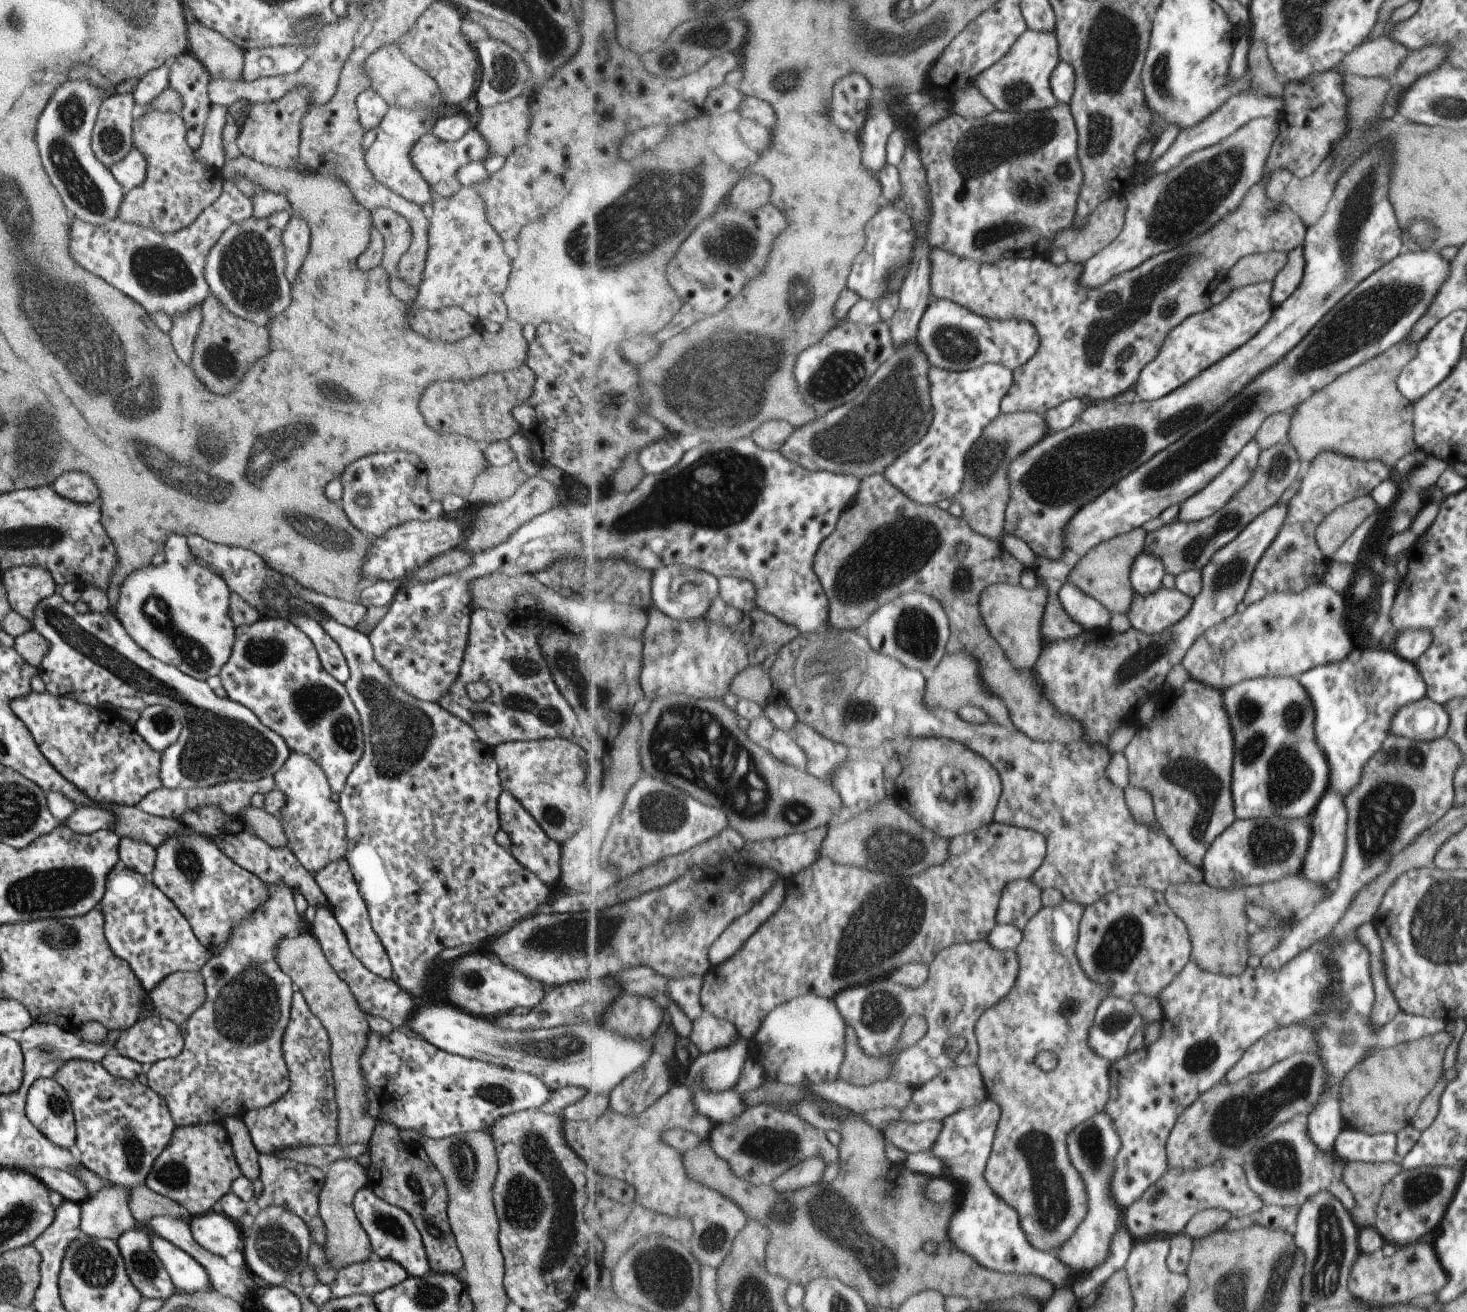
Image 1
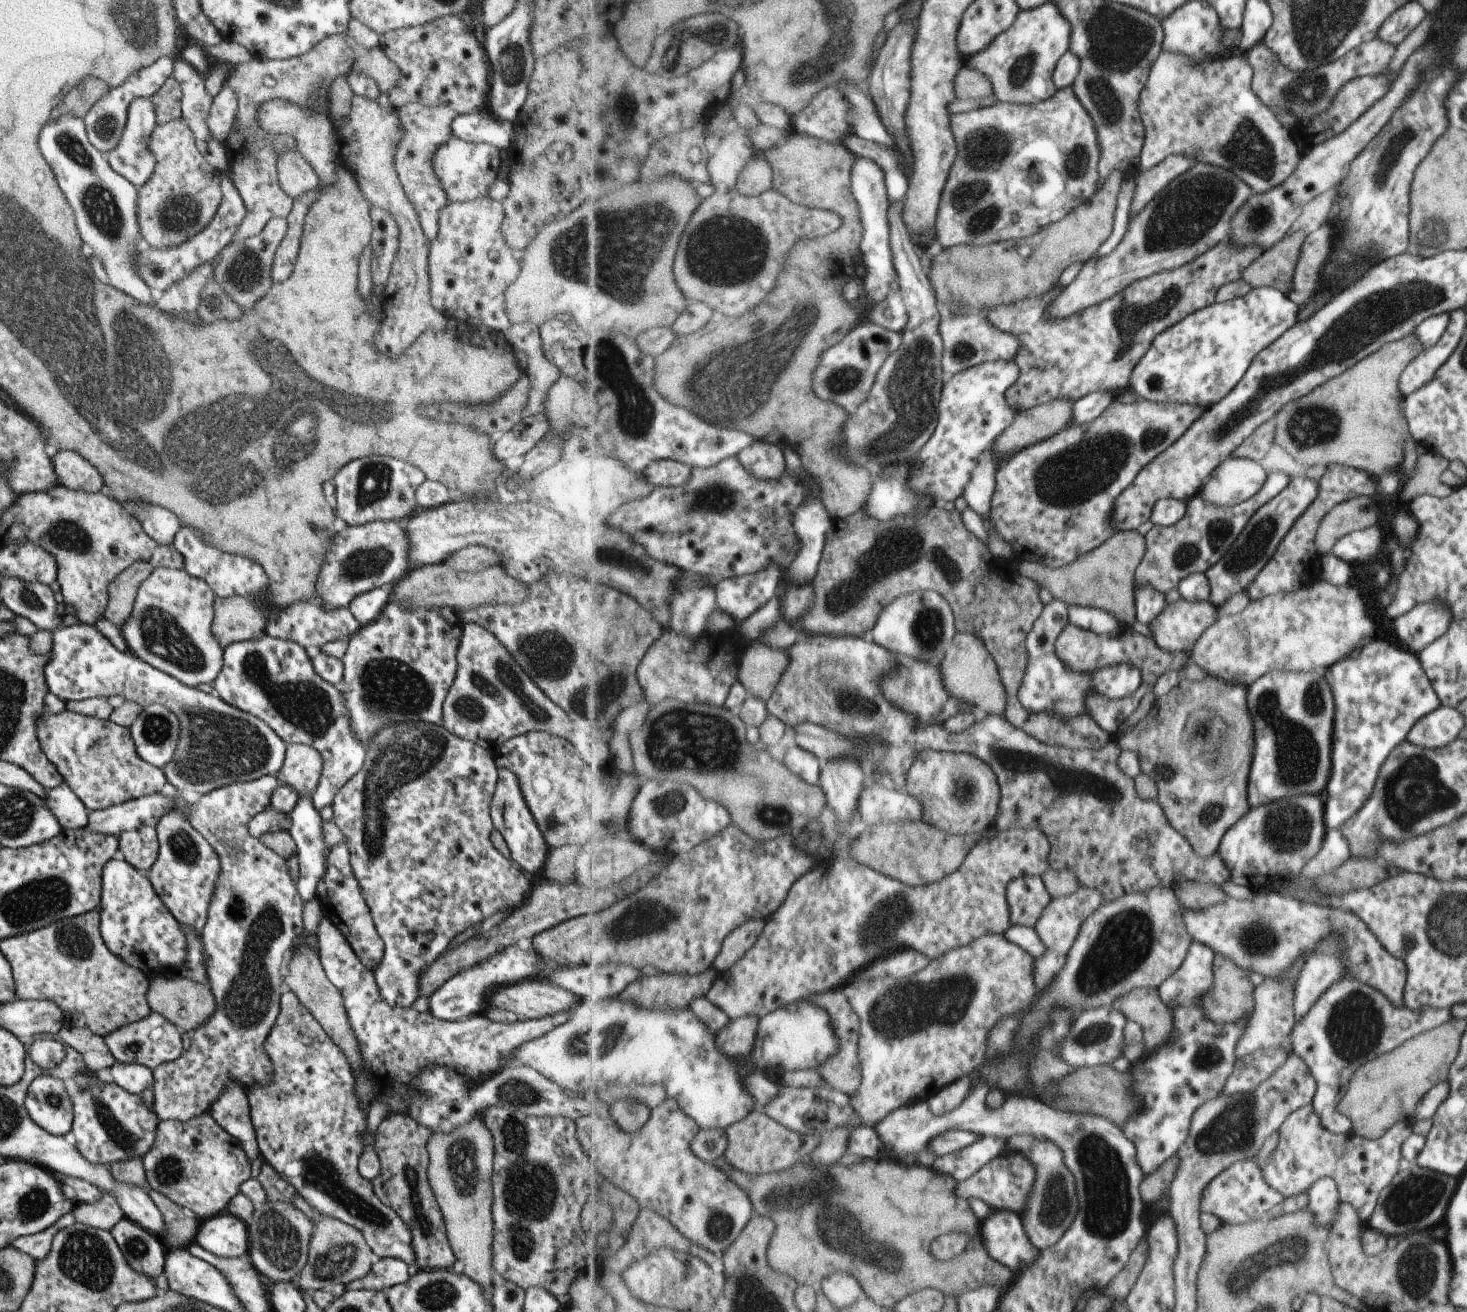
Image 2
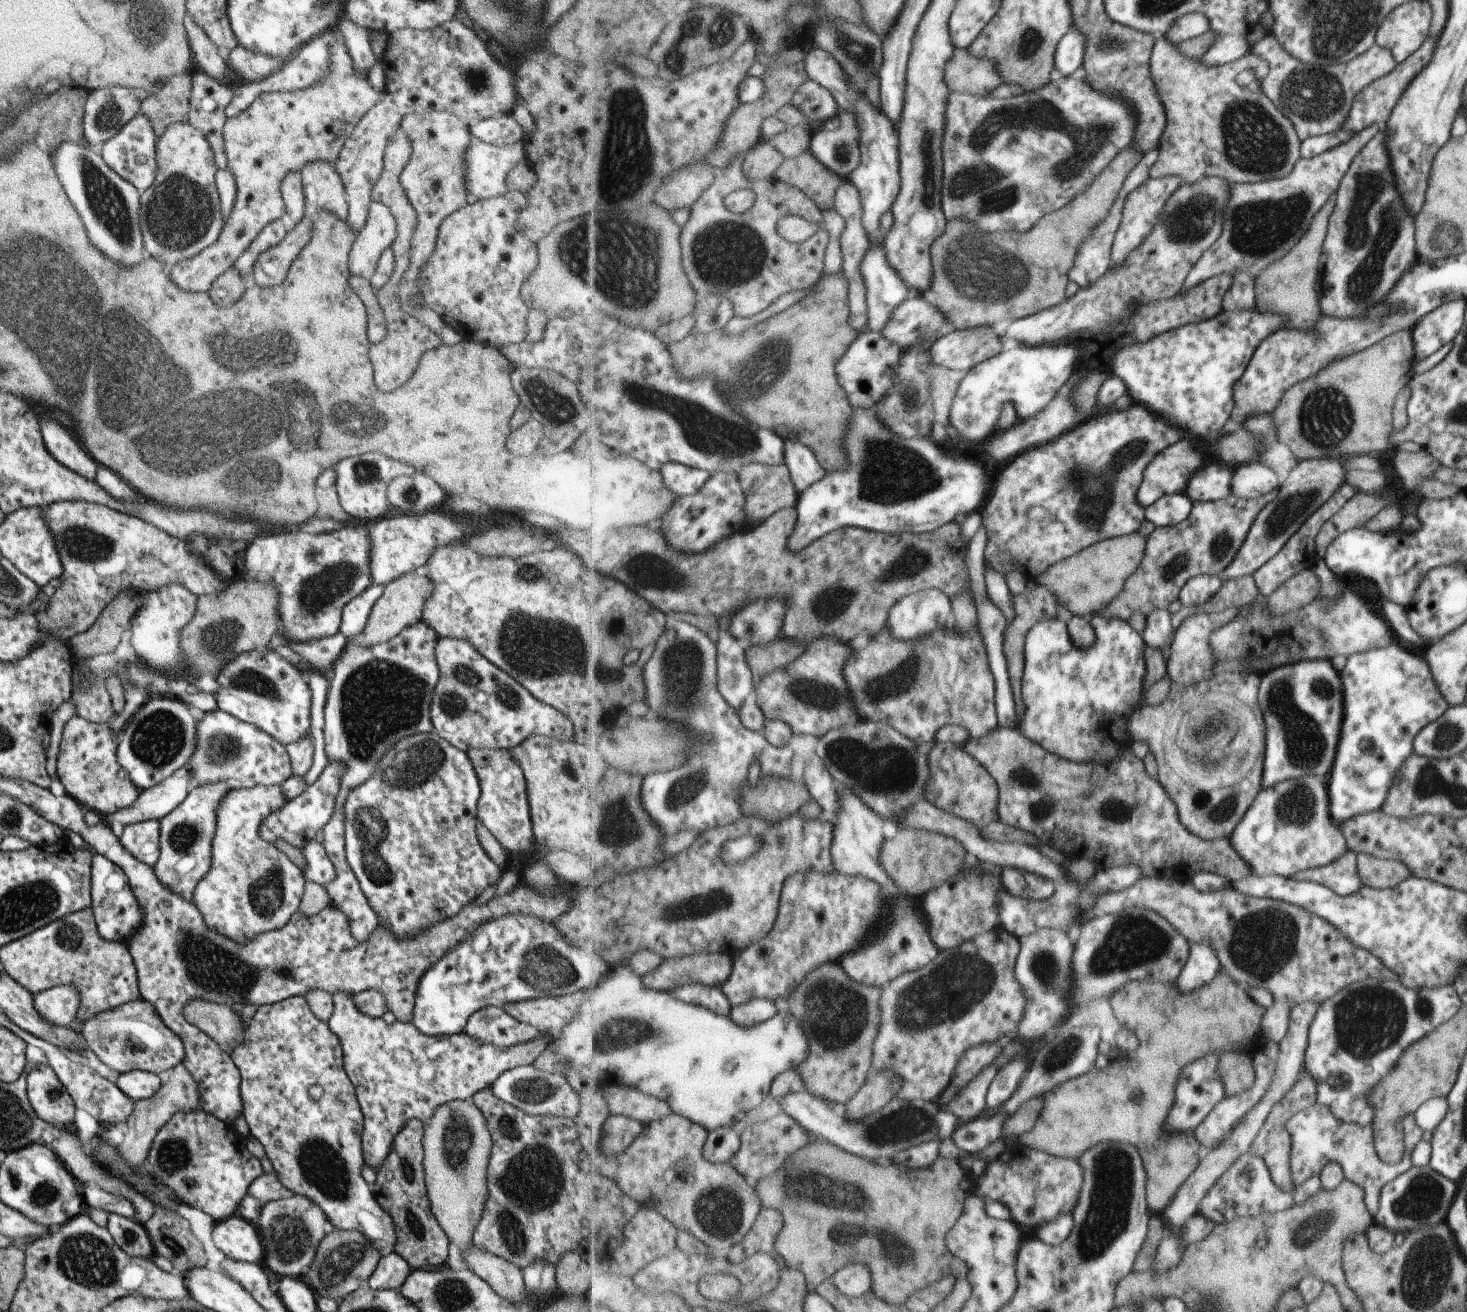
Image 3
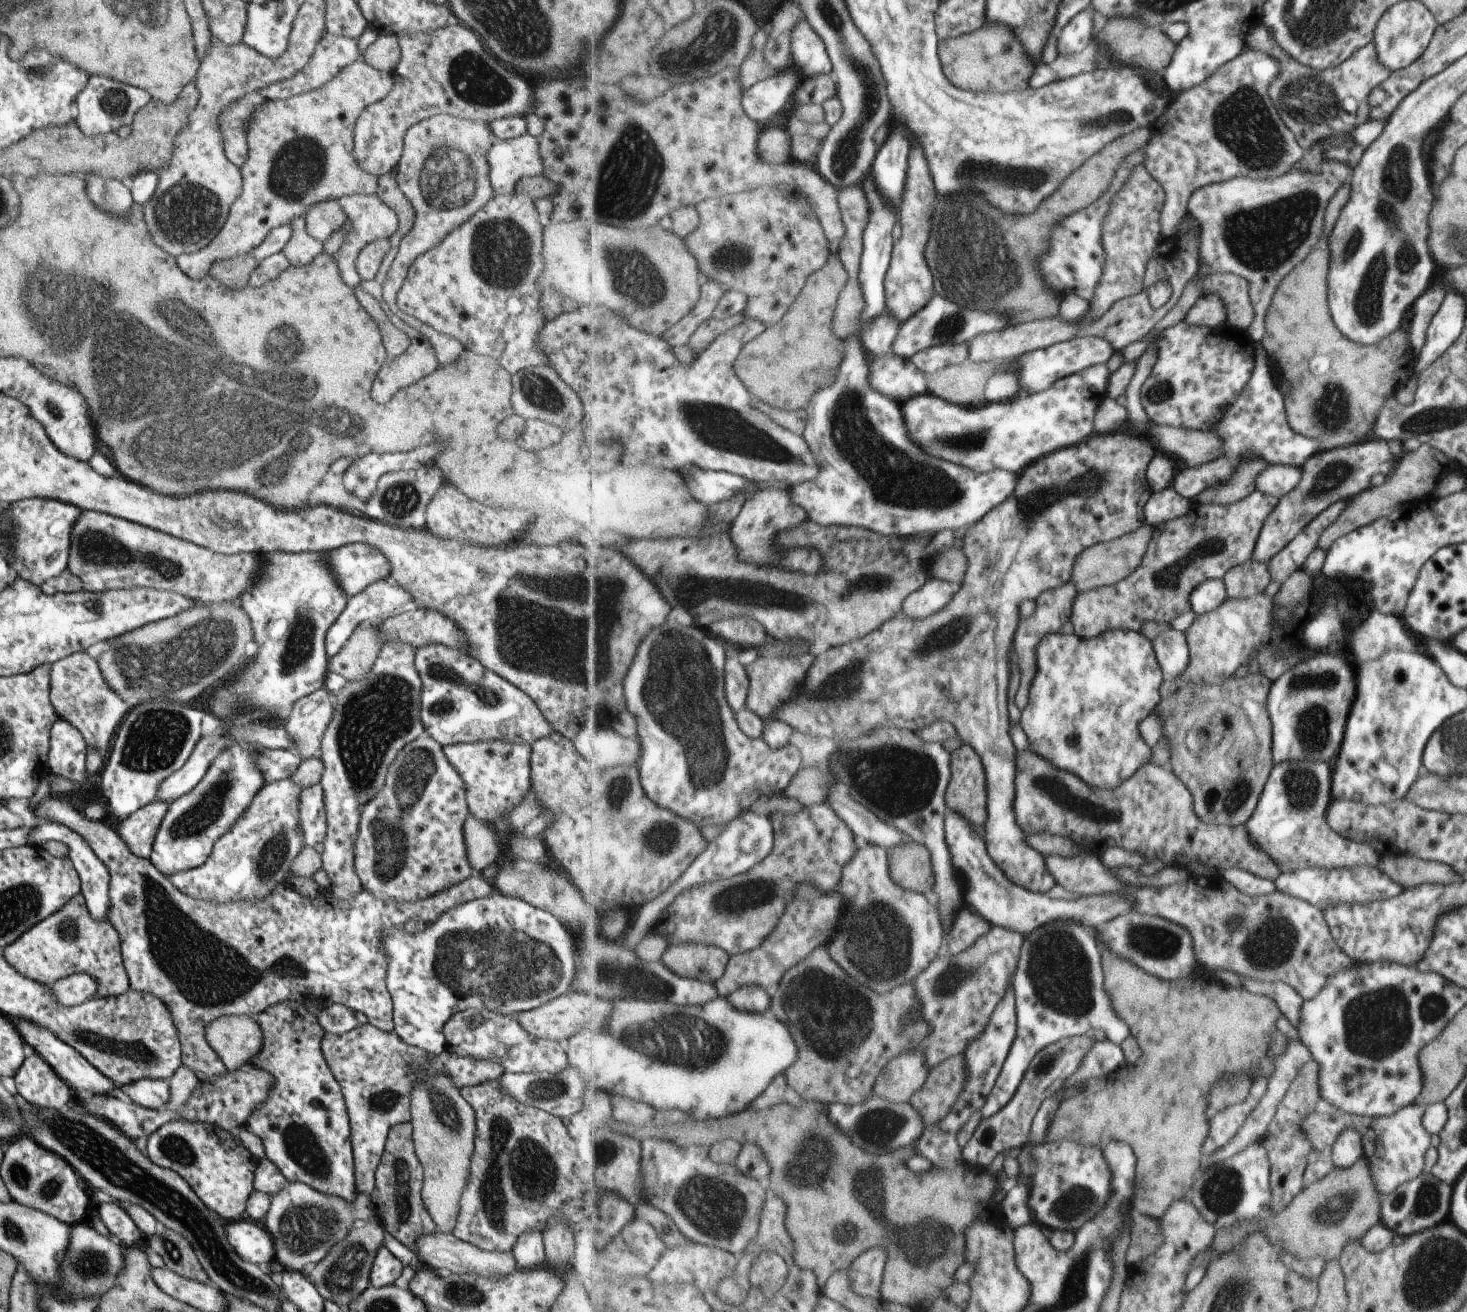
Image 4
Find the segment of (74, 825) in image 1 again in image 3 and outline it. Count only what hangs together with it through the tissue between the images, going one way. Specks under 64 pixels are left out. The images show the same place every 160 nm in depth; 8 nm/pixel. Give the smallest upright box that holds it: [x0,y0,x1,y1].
[102,765,191,832]

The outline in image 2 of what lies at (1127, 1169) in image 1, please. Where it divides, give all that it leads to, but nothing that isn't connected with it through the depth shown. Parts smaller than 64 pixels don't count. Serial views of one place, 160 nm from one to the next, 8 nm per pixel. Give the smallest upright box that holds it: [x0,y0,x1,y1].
[1122,941,1450,1175]

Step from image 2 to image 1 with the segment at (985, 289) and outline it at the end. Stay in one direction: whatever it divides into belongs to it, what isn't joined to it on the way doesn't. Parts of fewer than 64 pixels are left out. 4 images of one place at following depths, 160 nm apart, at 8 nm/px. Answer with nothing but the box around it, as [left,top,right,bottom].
[1053,198,1127,264]

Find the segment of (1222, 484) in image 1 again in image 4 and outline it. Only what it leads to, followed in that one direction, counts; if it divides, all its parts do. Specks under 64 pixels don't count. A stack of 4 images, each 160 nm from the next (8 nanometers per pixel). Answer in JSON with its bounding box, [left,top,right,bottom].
[1254,465,1300,498]

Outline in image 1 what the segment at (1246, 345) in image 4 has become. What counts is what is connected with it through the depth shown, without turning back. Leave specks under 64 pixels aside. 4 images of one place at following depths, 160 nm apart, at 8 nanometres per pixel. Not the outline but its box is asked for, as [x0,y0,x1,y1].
[1134,281,1276,402]

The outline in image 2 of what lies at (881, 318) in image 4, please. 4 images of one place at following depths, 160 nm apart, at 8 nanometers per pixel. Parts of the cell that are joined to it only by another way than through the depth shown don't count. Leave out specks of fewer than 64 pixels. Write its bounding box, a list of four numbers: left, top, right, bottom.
[852,158,899,303]

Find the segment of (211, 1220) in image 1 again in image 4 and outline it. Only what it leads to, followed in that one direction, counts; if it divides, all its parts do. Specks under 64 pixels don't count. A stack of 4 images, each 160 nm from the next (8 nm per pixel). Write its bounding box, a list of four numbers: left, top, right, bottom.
[224,1218,274,1271]

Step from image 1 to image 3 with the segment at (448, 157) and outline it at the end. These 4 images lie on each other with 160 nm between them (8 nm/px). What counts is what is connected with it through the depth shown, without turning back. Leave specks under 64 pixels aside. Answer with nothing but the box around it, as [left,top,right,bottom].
[465,137,527,201]

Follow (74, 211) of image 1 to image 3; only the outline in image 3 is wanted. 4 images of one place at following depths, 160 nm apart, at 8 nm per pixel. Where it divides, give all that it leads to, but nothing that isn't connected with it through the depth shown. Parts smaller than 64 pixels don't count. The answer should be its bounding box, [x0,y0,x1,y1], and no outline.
[50,142,145,266]

